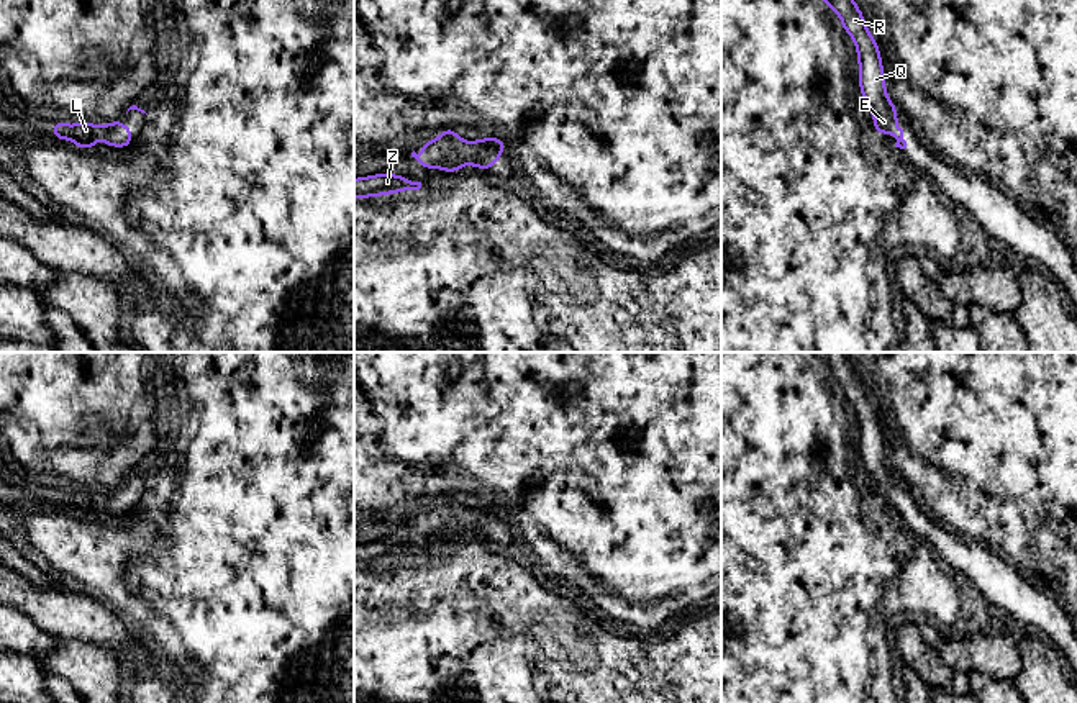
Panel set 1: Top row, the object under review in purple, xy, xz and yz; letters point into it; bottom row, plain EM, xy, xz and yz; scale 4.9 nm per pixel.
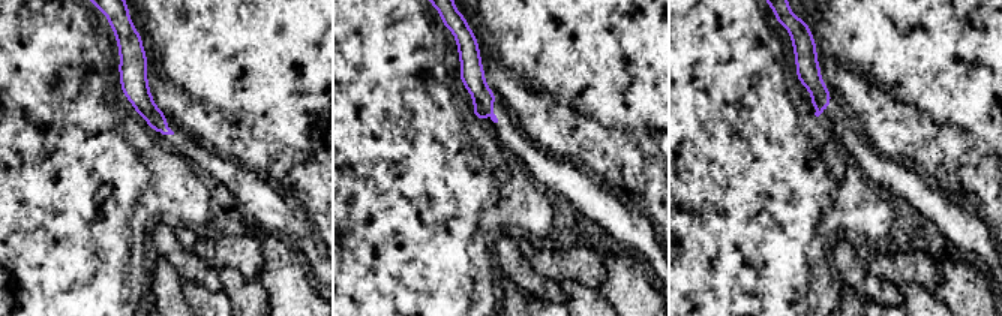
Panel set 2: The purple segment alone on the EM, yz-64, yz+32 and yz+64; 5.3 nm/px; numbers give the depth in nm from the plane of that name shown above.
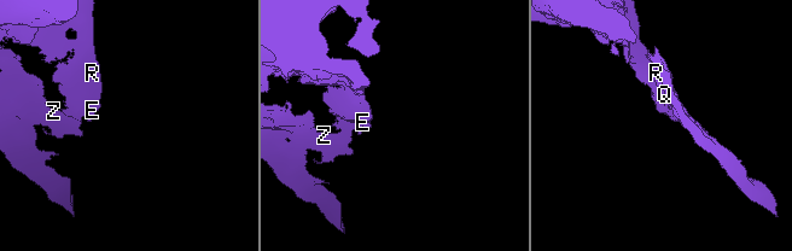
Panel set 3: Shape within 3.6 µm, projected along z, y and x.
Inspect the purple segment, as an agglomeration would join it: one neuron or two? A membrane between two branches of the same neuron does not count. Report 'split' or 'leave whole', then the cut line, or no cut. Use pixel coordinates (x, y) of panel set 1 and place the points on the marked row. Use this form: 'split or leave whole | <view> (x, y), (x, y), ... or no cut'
leave whole | no cut

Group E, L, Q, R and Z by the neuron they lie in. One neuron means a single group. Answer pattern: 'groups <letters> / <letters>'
groups E L Q R Z

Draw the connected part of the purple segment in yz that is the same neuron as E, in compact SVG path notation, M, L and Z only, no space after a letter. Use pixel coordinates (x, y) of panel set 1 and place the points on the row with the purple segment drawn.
M823 0L841 18L846 33L854 39L859 61L859 87L874 116L875 134L892 133L895 147L905 149L903 129L895 123L898 110L885 92L885 72L879 52L879 43L867 31L866 20L854 0Z

